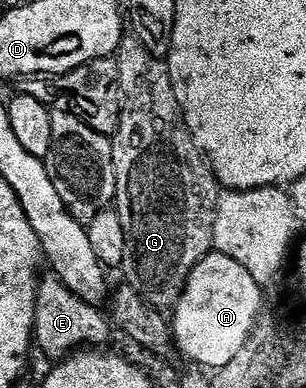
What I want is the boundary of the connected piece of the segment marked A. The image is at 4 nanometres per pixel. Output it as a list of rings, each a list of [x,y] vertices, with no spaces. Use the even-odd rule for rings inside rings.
[[[211,252],[191,272],[185,292],[172,311],[176,349],[180,353],[182,350],[191,361],[210,366],[213,372],[231,364],[253,330],[260,302],[261,292],[256,281],[251,280],[251,272],[247,272],[239,260]]]

